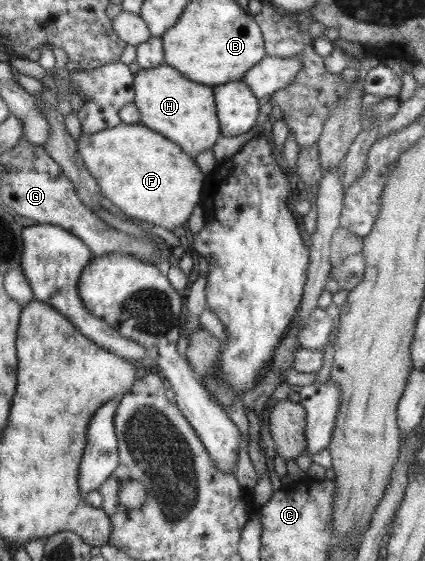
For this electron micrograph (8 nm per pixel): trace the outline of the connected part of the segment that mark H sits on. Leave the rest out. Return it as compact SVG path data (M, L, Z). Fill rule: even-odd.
M163 63L152 69L139 70L134 78L134 95L133 104L140 116L139 124L173 140L190 159L212 149L221 134L220 124L216 123L212 86L194 83L169 65Z

